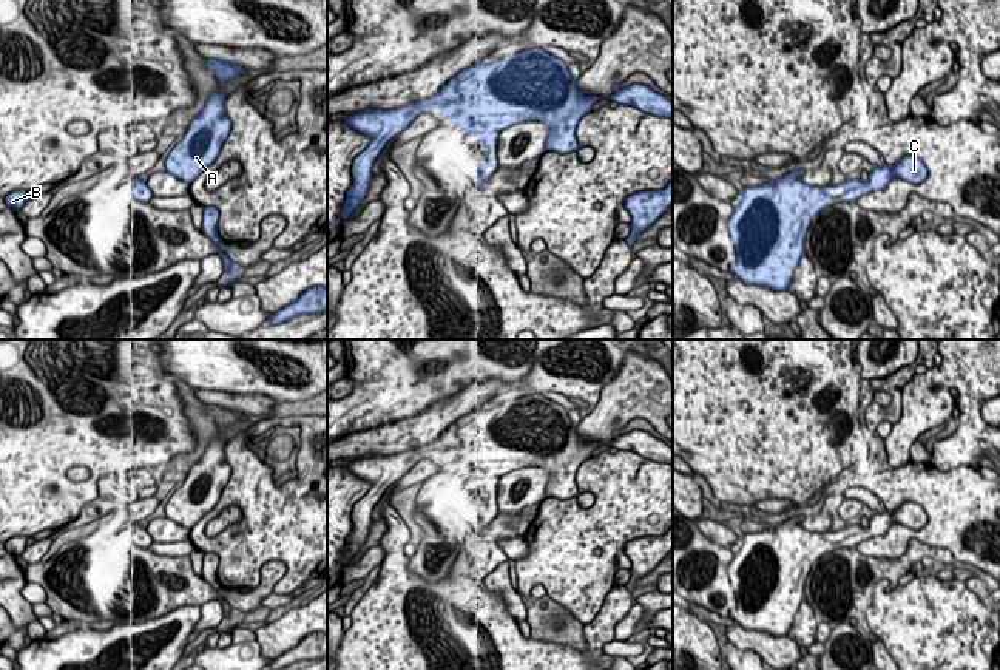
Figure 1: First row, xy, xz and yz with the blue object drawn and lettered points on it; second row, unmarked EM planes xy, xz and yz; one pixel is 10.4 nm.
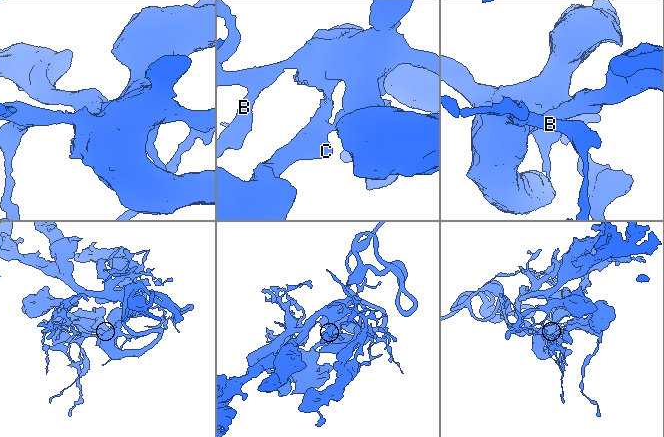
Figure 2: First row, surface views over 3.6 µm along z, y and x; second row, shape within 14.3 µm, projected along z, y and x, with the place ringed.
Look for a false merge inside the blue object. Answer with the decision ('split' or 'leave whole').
leave whole

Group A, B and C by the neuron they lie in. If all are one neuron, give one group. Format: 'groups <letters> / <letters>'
groups A B C

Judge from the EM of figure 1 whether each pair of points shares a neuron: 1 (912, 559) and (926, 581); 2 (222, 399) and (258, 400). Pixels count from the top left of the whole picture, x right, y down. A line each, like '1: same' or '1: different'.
1: different
2: same

